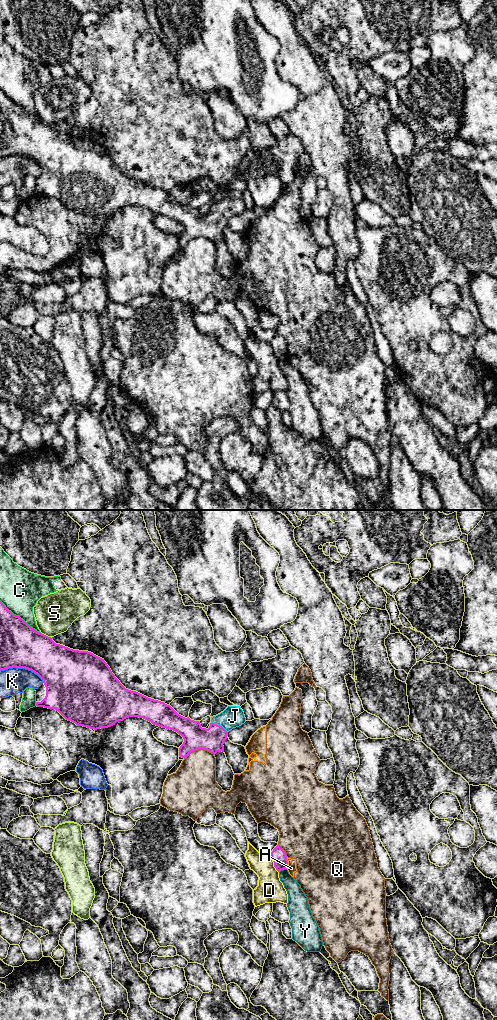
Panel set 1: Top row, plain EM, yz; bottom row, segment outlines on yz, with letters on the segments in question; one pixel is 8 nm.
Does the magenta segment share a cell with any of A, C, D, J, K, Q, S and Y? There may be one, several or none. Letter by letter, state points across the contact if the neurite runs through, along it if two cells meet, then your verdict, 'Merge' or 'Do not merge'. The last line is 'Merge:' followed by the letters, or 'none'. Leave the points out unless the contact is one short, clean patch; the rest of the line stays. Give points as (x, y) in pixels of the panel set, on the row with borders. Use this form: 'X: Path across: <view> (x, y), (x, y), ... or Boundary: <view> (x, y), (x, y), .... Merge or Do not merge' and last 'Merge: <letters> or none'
A: Do not merge
C: Do not merge
D: Do not merge
J: Path across: yz (195, 737), (207, 737), (219, 725), (233, 716). Merge
K: Do not merge
Q: Do not merge
S: Do not merge
Y: Do not merge
Merge: J

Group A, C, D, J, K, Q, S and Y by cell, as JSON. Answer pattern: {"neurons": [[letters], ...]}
{"neurons": [["A", "Q"], ["C"], ["D"], ["J"], ["K"], ["S"], ["Y"]]}

